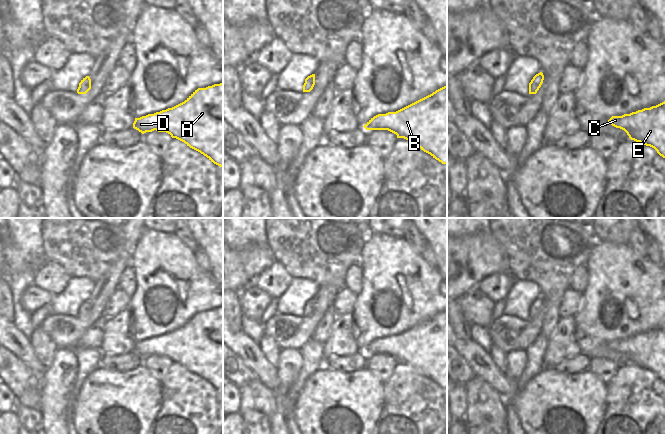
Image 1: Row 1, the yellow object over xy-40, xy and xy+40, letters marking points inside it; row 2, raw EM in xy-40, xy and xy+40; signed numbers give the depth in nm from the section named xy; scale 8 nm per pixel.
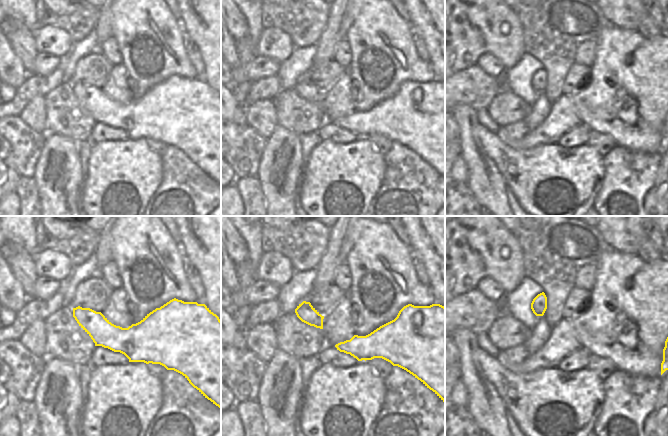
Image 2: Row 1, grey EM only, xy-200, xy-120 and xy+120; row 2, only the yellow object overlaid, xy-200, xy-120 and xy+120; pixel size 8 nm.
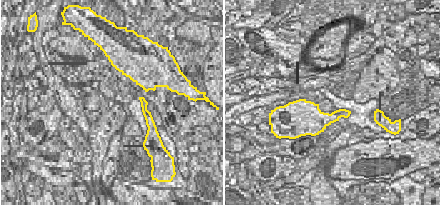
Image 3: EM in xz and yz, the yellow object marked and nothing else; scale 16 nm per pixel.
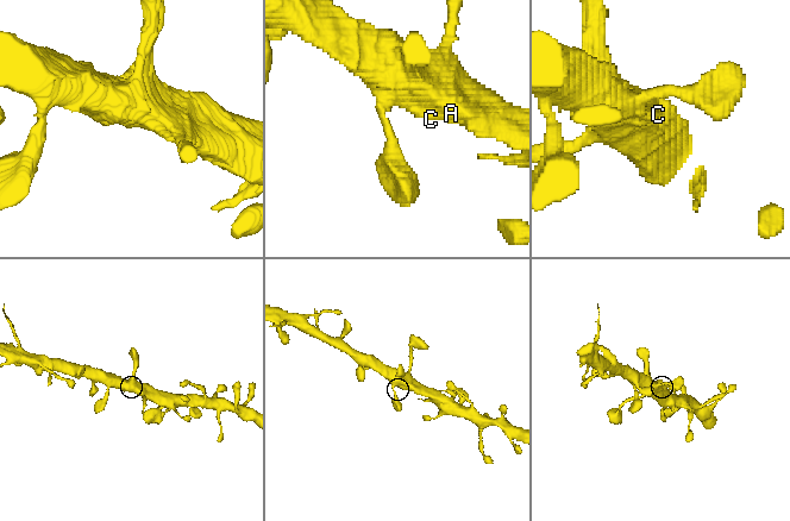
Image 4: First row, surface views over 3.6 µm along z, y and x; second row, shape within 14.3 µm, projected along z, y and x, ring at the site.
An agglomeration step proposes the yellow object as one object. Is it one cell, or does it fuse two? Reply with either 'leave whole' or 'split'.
leave whole

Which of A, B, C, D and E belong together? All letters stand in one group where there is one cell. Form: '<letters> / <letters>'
A B C D E

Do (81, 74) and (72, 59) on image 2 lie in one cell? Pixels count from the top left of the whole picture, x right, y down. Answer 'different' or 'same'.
different

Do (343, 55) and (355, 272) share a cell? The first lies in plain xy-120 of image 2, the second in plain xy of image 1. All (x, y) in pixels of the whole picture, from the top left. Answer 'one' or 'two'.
one

